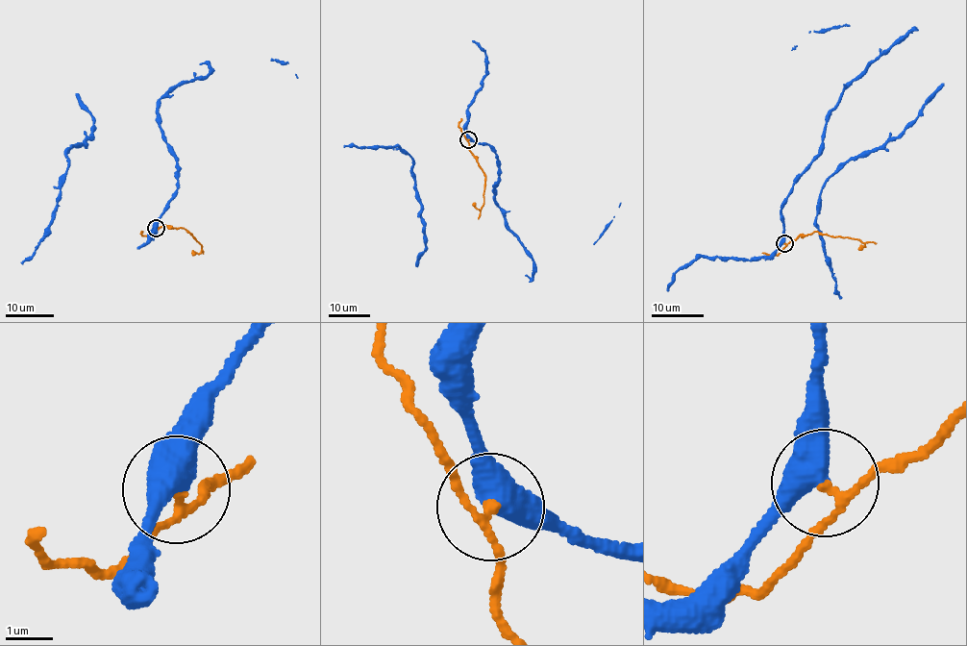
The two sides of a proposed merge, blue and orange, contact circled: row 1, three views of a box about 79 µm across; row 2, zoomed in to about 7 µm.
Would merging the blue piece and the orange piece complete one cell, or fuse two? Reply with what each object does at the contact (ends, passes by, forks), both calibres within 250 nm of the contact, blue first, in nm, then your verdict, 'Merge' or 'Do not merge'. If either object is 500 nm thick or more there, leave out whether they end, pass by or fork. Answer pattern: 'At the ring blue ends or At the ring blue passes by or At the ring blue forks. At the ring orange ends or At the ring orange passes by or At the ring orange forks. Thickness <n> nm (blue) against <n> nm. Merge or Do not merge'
At the ring blue passes by. At the ring orange passes by. Thickness 480 nm (blue) against 150 nm. Do not merge

